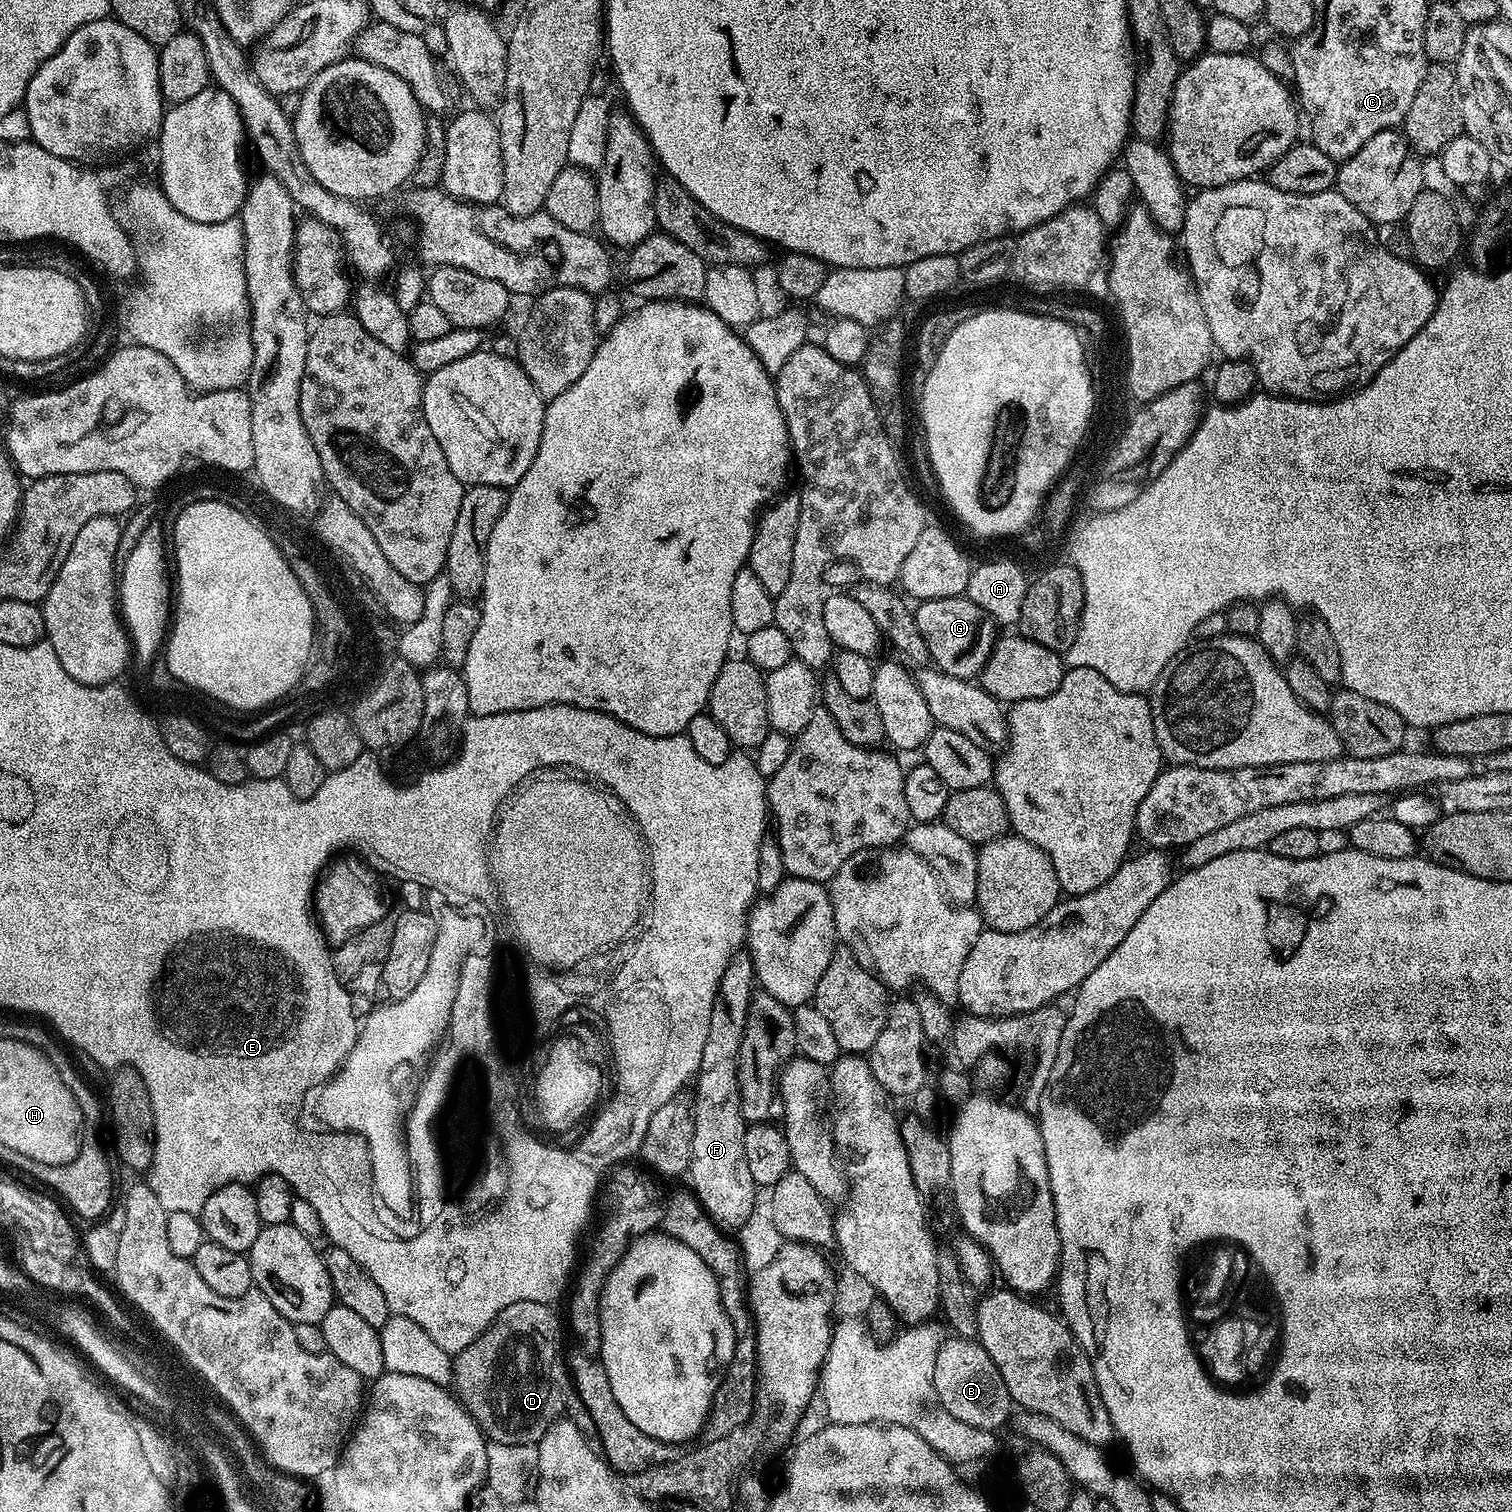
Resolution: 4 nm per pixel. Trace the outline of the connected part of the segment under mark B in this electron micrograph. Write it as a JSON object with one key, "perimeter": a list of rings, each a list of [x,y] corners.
{"perimeter":[[[964,1336],[945,1339],[938,1350],[938,1358],[934,1358],[934,1390],[938,1394],[940,1404],[958,1422],[966,1422],[966,1426],[1000,1430],[1014,1412],[1010,1394],[1006,1390],[1006,1382],[1002,1382],[1002,1374],[998,1374],[998,1366],[994,1366],[994,1358],[986,1354],[979,1339],[967,1340]]]}

